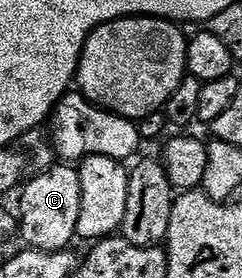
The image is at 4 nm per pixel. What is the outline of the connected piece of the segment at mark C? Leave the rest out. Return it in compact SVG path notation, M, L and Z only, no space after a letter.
M58 164L21 187L22 199L16 209L16 226L22 230L25 245L32 250L62 252L70 241L78 238L76 224L80 224L80 176L77 169L70 164Z

